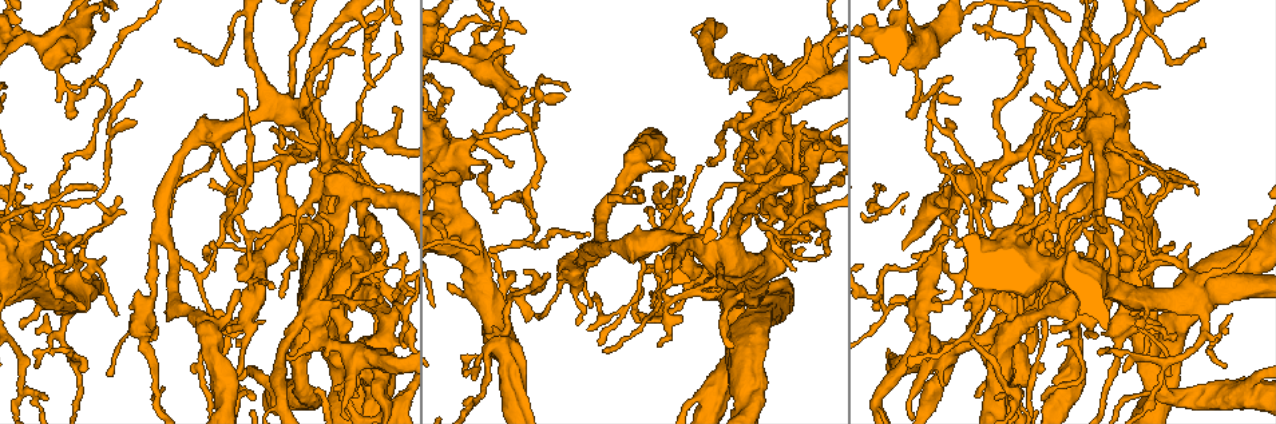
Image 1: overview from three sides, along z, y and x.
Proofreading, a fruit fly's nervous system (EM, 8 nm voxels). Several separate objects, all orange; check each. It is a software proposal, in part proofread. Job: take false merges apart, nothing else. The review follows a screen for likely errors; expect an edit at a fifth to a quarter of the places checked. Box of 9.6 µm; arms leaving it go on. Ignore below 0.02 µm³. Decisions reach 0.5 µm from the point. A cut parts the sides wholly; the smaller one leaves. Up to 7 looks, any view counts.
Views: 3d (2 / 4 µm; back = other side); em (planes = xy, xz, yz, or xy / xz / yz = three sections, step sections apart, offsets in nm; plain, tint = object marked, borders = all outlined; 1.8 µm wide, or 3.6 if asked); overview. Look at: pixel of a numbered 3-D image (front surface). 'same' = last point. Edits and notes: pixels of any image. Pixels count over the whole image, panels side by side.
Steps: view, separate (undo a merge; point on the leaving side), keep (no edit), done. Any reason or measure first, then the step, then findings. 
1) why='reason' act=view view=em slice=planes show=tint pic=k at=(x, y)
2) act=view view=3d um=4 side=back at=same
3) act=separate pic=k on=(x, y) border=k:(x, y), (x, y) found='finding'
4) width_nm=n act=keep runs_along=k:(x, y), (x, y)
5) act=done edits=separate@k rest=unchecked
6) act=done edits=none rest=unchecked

why='sudden change in width' act=view view=3d um=4 pic=1 at=(793, 87)

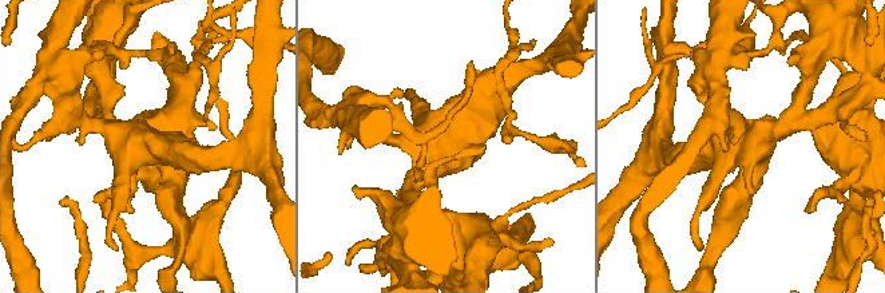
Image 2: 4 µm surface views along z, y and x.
act=view view=em slice=yz step=4 show=tint pic=2 at=(748, 145)

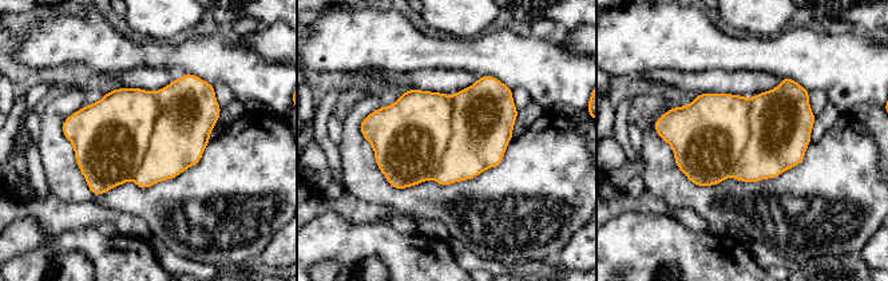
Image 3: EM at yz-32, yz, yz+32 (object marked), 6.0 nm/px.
act=separate pic=3 on=(110, 138) border=3:(155, 92), (159, 115), (133, 179) found='two neurons meet here'

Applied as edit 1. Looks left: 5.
act=view view=overview

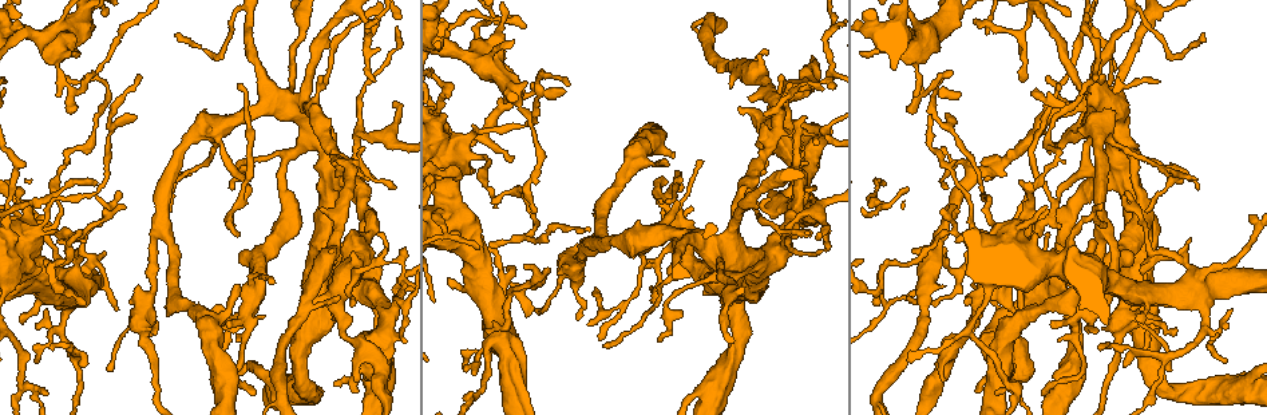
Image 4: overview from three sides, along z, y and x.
why='abrupt turn' act=view view=em um=3.6 slice=xy step=8 show=tint pic=4 at=(26, 244)

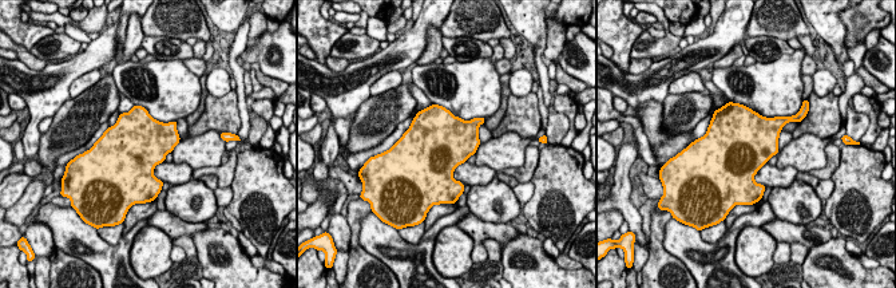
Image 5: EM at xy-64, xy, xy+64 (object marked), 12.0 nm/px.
act=keep found='continuous, no second neuron'

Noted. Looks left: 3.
why='abrupt turn' act=view view=em um=3.6 slice=xz step=8 show=tint pic=4 at=(1197, 281)

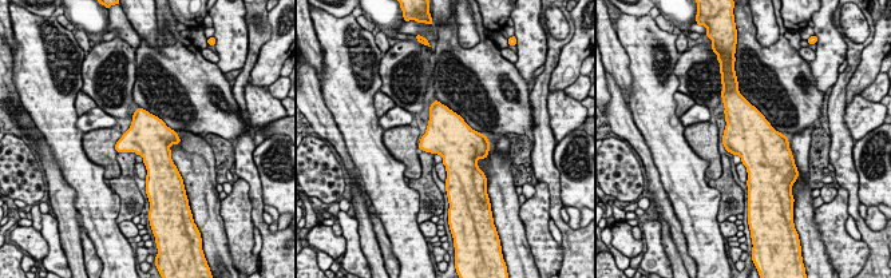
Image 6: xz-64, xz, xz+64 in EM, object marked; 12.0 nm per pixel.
act=keep found='one neuron here'

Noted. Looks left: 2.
act=done edits=separate@3 rest=unchecked

